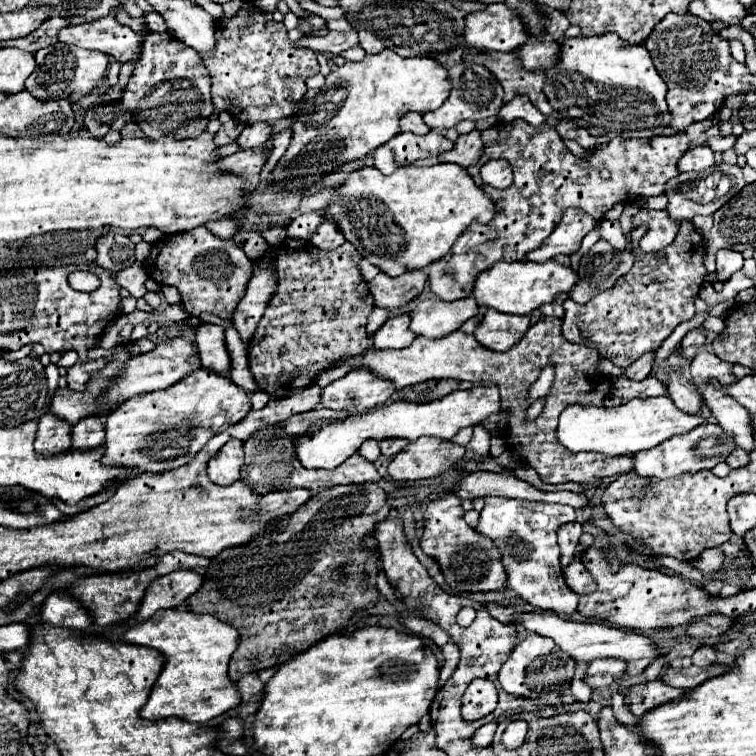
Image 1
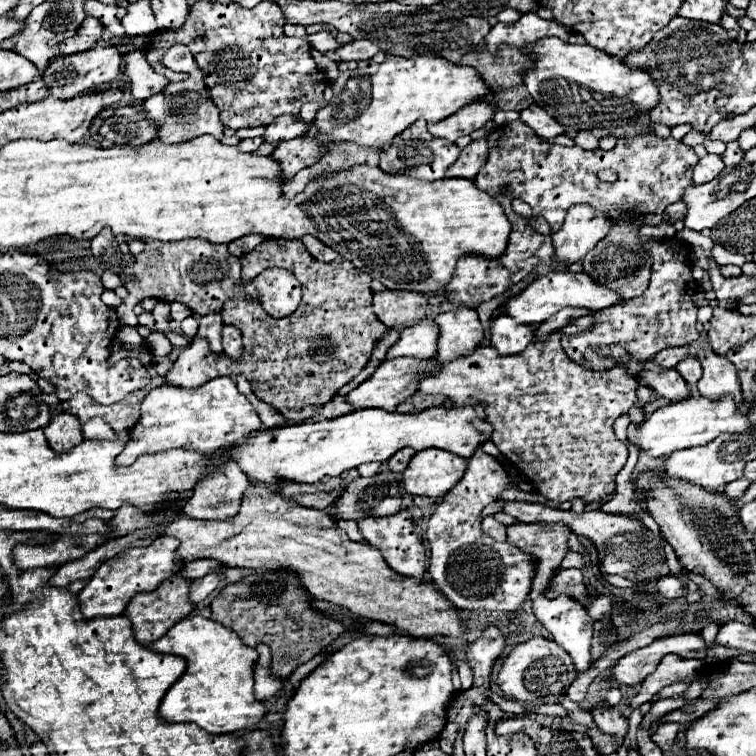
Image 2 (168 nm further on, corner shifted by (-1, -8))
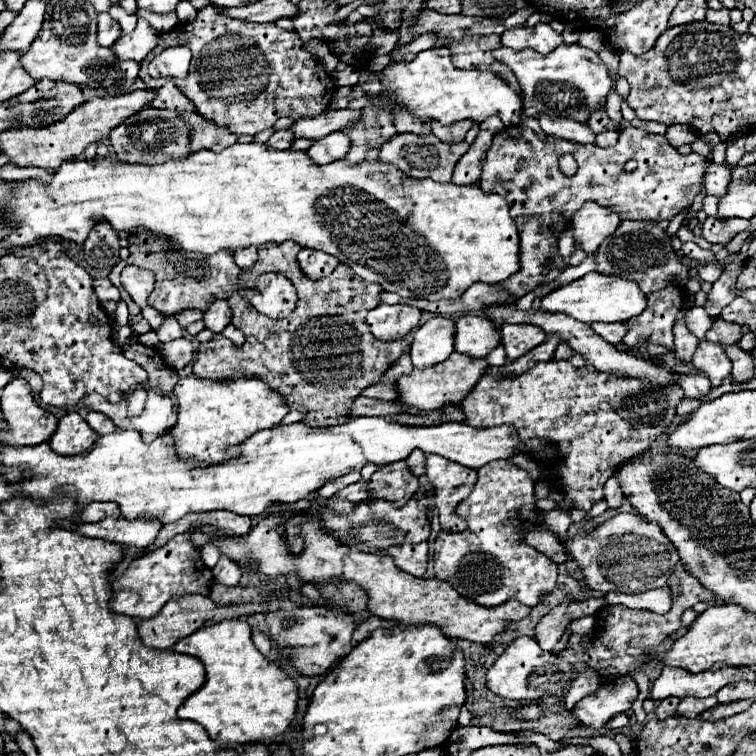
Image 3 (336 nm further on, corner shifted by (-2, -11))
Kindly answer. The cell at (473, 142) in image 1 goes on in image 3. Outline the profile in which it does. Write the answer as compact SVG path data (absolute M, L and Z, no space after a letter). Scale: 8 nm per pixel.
M488 130L478 132L474 144L458 160L458 164L454 168L454 176L452 176L454 184L476 184L480 180L484 156L486 156L486 152L488 152L488 148L492 144L492 138L494 138L494 132L488 132Z

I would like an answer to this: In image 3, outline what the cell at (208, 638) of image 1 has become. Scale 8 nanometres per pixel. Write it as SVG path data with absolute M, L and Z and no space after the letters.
M222 620L206 624L174 644L176 652L196 656L206 666L204 686L178 708L178 718L198 722L220 746L266 742L290 726L298 708L296 682L260 654L250 634L248 622Z

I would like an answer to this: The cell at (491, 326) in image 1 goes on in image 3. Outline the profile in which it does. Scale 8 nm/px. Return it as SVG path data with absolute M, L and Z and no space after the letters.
M502 324L502 344L506 348L508 360L516 360L542 344L546 340L546 332L532 324Z

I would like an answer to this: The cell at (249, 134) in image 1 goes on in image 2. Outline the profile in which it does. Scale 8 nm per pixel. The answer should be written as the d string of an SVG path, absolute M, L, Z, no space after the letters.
M281 115L277 117L273 123L265 125L265 143L279 143L285 139L297 139L307 131L307 125L299 119L295 121L295 117L291 115Z

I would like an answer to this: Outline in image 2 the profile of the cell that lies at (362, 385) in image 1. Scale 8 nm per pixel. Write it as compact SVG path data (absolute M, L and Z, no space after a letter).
M401 357L401 359L383 361L367 381L363 381L349 395L345 395L345 401L349 405L353 405L355 409L377 407L377 409L385 409L385 411L395 411L395 407L401 401L405 401L409 395L413 395L417 391L417 381L419 381L421 373L431 373L433 369L435 369L435 365L431 361L413 359L413 357Z

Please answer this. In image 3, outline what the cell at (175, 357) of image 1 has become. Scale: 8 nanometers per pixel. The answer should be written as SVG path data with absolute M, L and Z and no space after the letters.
M294 242L264 244L258 248L258 262L252 268L258 274L264 274L264 272L284 274L296 286L298 304L296 304L294 316L286 318L286 330L282 330L284 318L272 320L258 312L246 298L242 298L242 294L234 294L236 298L230 298L233 312L231 323L243 332L245 342L242 346L234 346L230 340L216 340L214 338L208 344L200 344L198 360L194 362L194 376L212 378L212 380L226 380L226 378L232 378L232 374L262 378L264 382L270 384L272 390L280 392L288 400L290 410L296 410L296 408L308 410L304 424L308 424L308 426L336 426L336 424L344 424L350 418L350 408L352 408L354 400L362 394L362 390L372 386L372 384L378 384L382 374L404 352L410 352L410 344L408 342L388 342L386 344L386 342L380 342L372 336L372 332L366 324L366 312L370 308L376 308L382 302L380 300L380 292L382 292L380 284L372 284L372 282L358 278L352 272L352 268L346 264L338 264L336 270L326 278L310 280L298 268L298 262L296 262L298 250L300 250L300 246Z

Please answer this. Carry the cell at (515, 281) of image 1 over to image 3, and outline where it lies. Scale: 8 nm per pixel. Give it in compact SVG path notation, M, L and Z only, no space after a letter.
M588 272L580 280L562 286L548 296L542 298L542 310L548 312L562 312L568 314L580 322L592 324L592 322L626 322L638 314L644 312L646 308L646 294L640 292L638 284L634 280L626 280L620 276L604 276L598 272Z

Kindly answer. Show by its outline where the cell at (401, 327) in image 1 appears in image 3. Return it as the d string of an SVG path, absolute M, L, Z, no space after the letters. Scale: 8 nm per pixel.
M434 316L422 324L412 342L412 364L418 368L444 362L454 352L454 320Z

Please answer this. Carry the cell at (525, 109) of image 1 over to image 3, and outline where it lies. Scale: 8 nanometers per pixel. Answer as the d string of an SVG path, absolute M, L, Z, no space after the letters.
M542 116L540 126L546 134L552 134L552 136L558 136L564 140L572 140L572 142L580 142L580 144L592 144L596 138L596 134L588 128L588 124L576 122L572 118Z

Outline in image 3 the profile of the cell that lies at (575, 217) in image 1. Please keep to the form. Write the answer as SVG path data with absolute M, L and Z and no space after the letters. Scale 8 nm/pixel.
M588 200L574 216L572 216L572 230L574 230L574 238L580 240L584 252L592 254L598 250L598 246L610 236L614 234L614 230L618 228L618 224L622 222L622 218L610 210L604 208L600 204L594 204L592 200Z

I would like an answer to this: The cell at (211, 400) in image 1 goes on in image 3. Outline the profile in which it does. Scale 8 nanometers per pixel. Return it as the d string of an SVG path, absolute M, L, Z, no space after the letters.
M182 378L174 394L178 398L178 424L170 430L176 440L176 454L190 466L220 464L240 454L242 440L254 432L274 428L290 412L286 398L274 392L266 382L258 378L238 380L206 380L206 378Z

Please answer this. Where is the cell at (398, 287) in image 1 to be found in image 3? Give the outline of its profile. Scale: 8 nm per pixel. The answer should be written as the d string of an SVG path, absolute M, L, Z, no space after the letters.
M380 304L374 310L368 312L368 326L372 330L372 334L382 340L382 342L390 342L390 340L402 340L412 328L416 328L420 324L422 312L418 312L418 308L406 306L406 304Z

